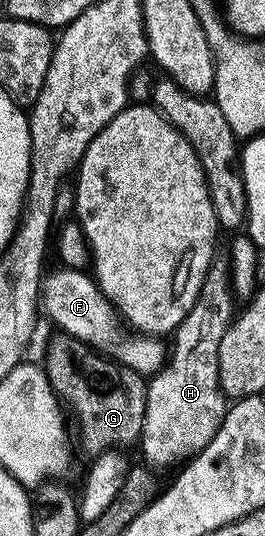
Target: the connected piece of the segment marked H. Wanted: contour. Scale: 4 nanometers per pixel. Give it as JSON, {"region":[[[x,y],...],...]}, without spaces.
{"region":[[[214,263],[196,306],[192,306],[192,314],[173,333],[174,348],[172,344],[166,364],[149,381],[148,414],[140,449],[146,459],[143,461],[155,470],[177,469],[193,460],[220,434],[220,426],[224,426],[228,401],[220,386],[220,344],[236,315],[234,300],[231,265]]]}

